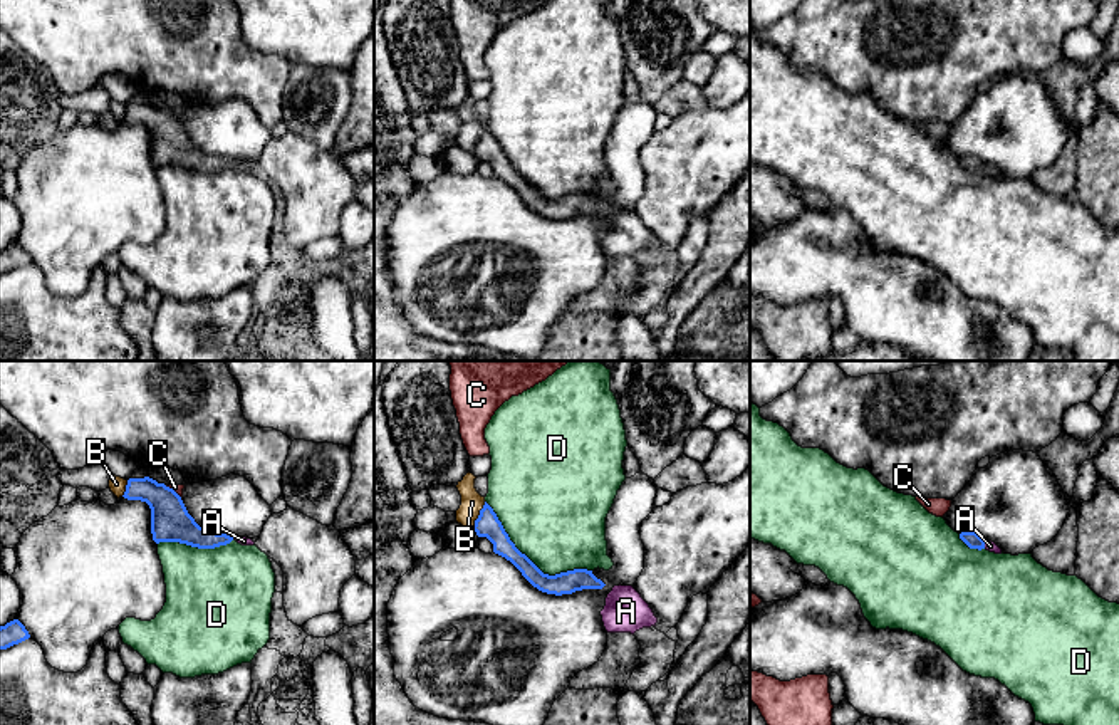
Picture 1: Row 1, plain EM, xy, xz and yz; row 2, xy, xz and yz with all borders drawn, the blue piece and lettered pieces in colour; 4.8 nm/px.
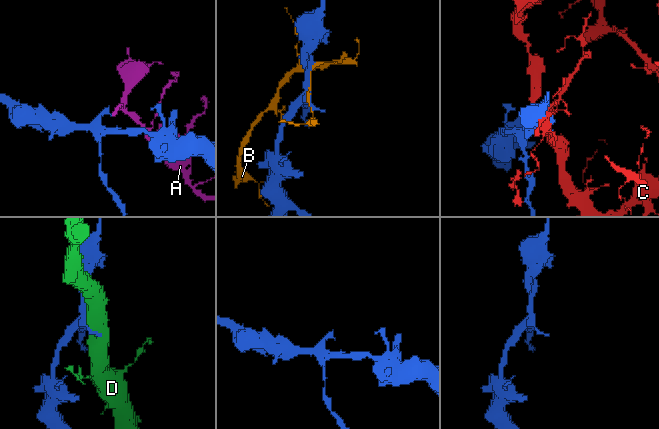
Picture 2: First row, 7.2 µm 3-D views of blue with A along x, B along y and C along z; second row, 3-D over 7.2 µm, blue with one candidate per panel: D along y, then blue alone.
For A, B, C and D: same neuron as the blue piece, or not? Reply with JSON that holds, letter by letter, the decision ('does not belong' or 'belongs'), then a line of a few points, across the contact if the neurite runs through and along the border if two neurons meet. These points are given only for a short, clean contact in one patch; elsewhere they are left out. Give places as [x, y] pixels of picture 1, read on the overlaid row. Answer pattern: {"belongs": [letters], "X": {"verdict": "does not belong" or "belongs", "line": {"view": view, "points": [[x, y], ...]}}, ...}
{"belongs": ["A"], "A": {"verdict": "belongs", "line": {"view": "yz", "points": [[972, 539], [983, 546], [990, 546]]}}, "B": {"verdict": "does not belong"}, "C": {"verdict": "does not belong"}, "D": {"verdict": "does not belong"}}

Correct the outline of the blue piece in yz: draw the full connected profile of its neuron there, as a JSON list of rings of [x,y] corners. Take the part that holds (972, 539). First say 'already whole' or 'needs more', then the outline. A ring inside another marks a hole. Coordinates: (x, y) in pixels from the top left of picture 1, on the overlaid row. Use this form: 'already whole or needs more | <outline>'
needs more | [[[961,532],[960,534],[960,539],[970,547],[970,549],[986,549],[990,552],[995,552],[995,554],[1002,554],[1002,549],[991,542],[991,540],[983,540],[983,537],[980,537],[976,532]]]

